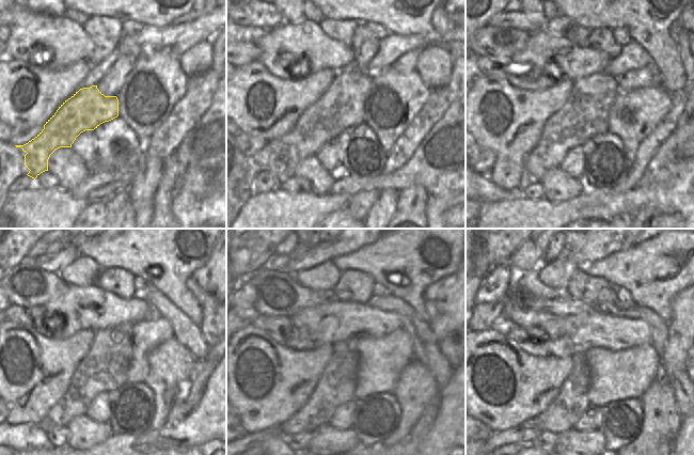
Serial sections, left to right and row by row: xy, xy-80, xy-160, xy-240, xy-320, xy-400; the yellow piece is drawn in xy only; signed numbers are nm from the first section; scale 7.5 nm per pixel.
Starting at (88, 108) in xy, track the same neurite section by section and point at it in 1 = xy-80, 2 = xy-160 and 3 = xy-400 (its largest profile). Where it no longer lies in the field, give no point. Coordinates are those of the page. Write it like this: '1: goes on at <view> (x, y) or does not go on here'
1: goes on at xy-80 (341, 107)
2: goes on at xy-160 (584, 114)
3: goes on at xy-400 (572, 399)

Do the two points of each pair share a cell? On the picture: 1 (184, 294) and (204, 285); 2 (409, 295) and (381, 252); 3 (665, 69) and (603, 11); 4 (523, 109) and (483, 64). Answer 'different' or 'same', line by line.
1: different
2: same
3: same
4: different

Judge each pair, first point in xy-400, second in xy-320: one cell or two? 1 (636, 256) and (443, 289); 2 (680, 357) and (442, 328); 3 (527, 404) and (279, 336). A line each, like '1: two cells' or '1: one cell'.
1: two cells
2: one cell
3: two cells

